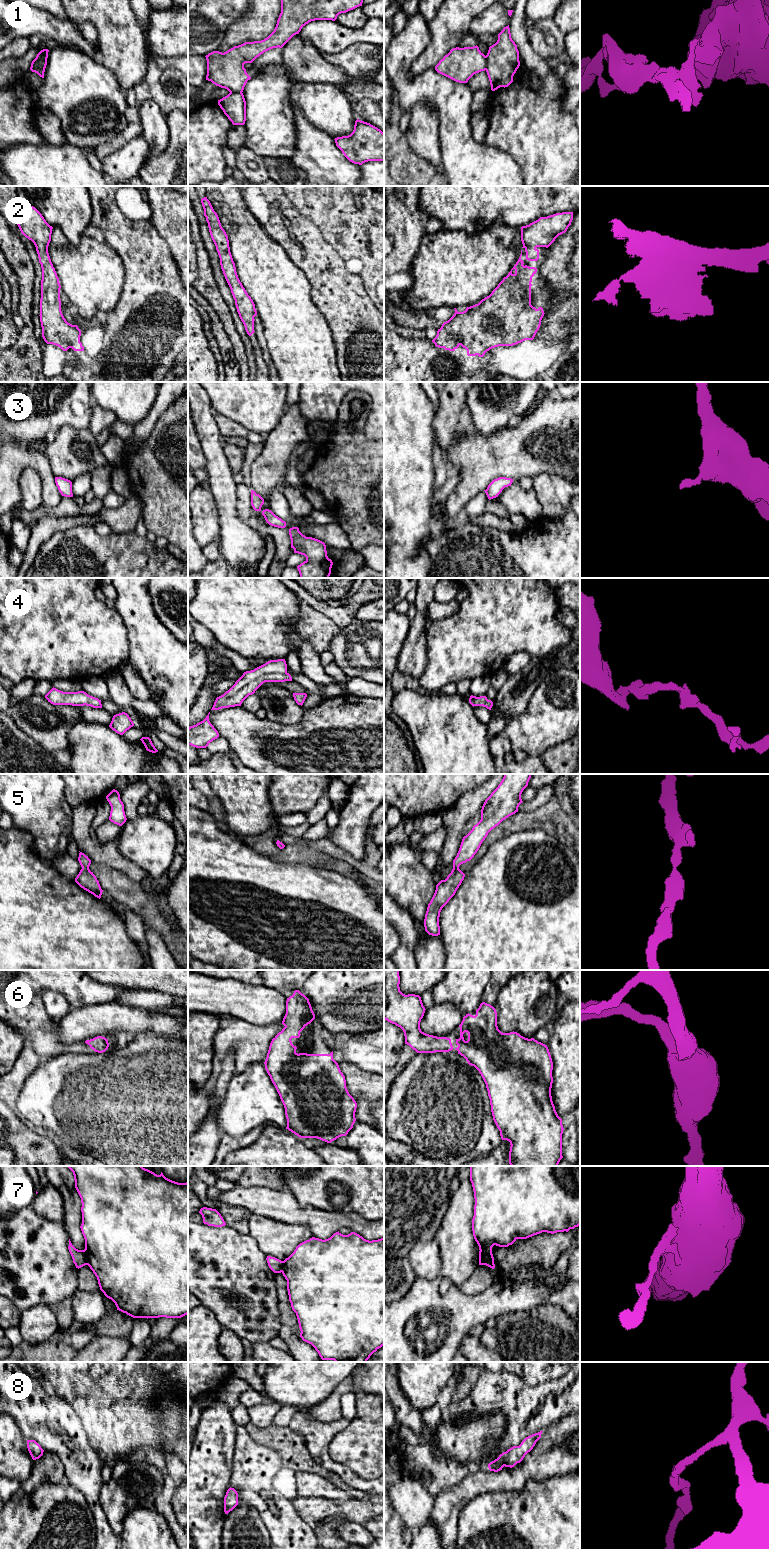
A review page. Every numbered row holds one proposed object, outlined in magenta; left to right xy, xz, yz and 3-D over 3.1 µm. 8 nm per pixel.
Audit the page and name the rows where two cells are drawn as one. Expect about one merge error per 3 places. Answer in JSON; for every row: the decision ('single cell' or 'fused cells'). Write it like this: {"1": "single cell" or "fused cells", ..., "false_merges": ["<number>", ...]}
{"1": "fused cells", "2": "single cell", "3": "single cell", "4": "single cell", "5": "single cell", "6": "single cell", "7": "fused cells", "8": "single cell", "false_merges": ["1", "7"]}

